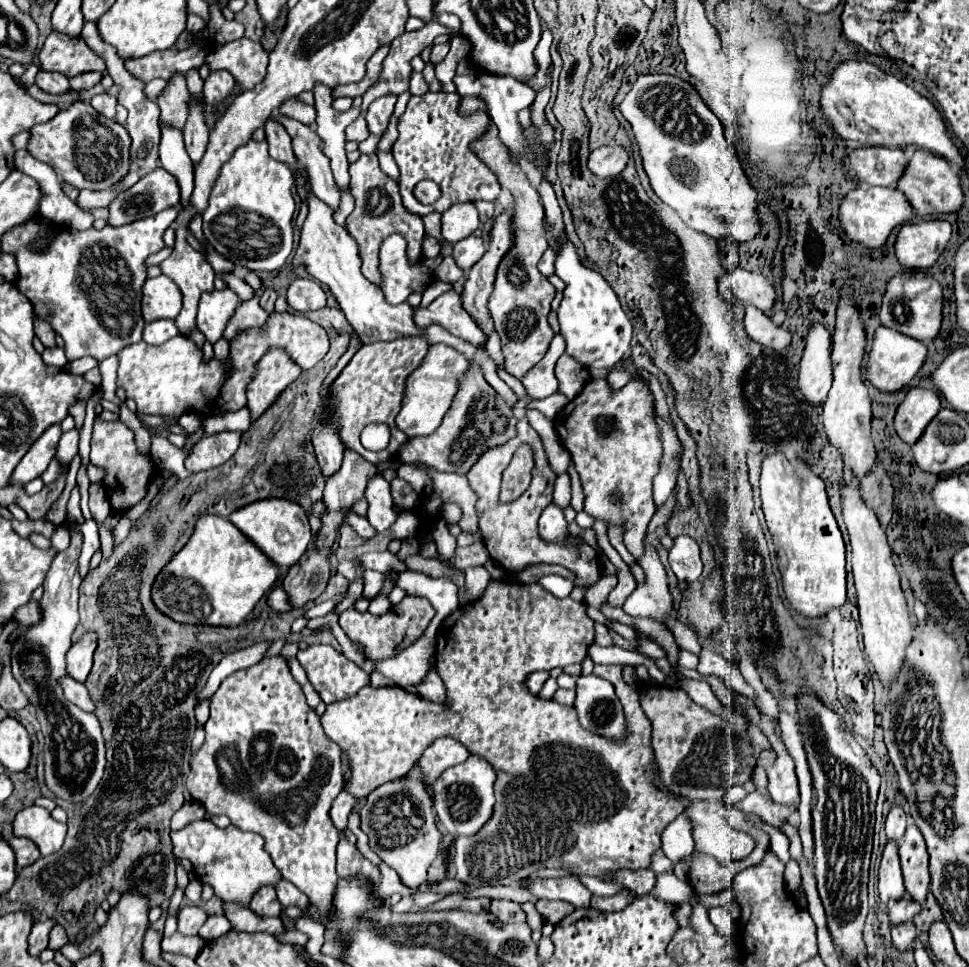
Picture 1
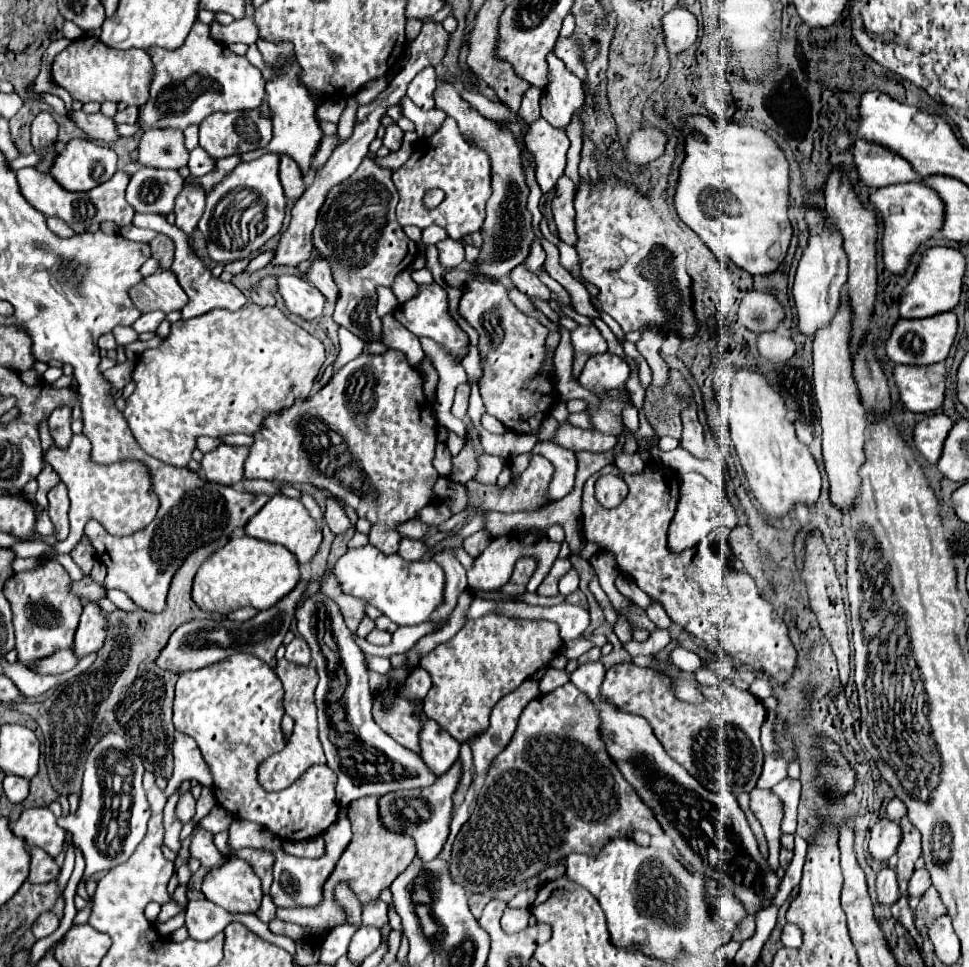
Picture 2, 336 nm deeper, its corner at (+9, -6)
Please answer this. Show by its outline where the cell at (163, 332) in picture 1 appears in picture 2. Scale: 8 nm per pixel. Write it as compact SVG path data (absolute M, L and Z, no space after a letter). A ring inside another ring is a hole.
M151 311L151 313L141 315L141 317L133 323L133 329L135 329L137 333L155 331L163 319L165 319L165 313L161 313L161 311Z

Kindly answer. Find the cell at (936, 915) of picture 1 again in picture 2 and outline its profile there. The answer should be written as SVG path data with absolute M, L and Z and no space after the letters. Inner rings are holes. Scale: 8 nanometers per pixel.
M929 887L929 891L921 897L921 901L917 903L917 907L913 911L917 917L935 921L941 915L945 915L945 905L939 901L939 893L935 891L935 887Z

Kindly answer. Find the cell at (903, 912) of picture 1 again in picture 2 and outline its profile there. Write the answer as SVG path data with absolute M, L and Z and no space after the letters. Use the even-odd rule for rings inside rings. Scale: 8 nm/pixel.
M919 865L919 867L915 869L911 881L909 881L909 887L907 887L907 897L909 897L909 901L919 899L919 897L929 889L929 887L931 887L931 879L929 879L925 867Z

